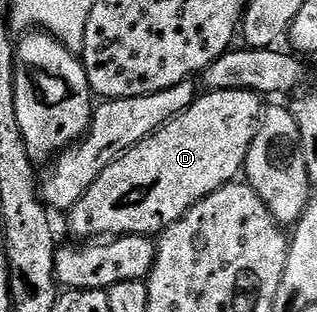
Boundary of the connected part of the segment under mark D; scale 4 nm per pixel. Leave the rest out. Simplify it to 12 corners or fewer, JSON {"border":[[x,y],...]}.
{"border":[[205,91],[68,210],[85,239],[160,235],[242,176],[262,98]]}

